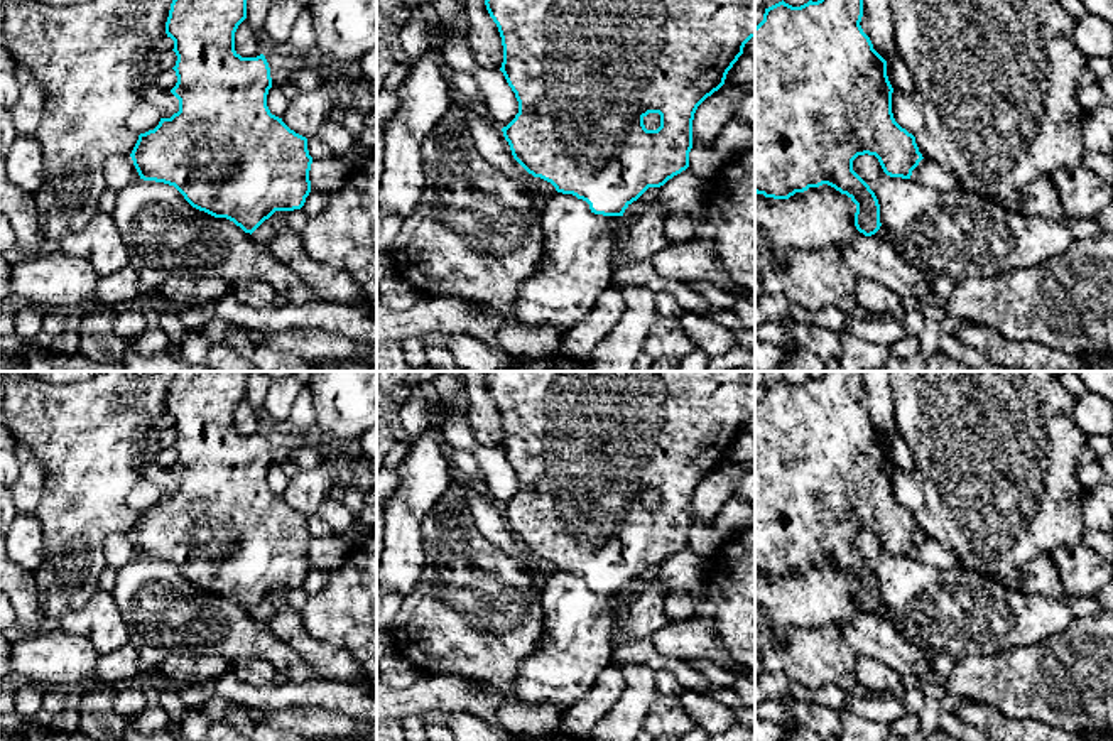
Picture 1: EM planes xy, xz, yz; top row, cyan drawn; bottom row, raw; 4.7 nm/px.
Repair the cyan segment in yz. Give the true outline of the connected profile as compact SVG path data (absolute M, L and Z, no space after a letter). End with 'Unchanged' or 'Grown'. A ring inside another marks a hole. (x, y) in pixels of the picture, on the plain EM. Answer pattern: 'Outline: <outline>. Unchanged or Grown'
Outline: M823 371L817 380L809 378L801 385L782 378L765 387L763 398L755 405L755 571L789 577L795 571L828 562L856 582L855 604L871 614L882 604L880 582L853 549L853 538L865 532L875 533L887 554L910 557L924 535L915 515L893 496L887 439L863 410L861 395L861 371Z. Unchanged

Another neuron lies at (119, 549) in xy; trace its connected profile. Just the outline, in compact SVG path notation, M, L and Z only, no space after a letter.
M122 532L106 535L103 552L106 564L115 569L122 569L123 565L140 557L132 535Z

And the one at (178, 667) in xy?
M169 655L152 667L172 680L206 682L230 672L231 663L223 655Z

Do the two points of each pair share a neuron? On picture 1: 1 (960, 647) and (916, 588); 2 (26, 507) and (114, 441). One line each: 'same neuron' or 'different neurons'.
1: same neuron
2: different neurons

